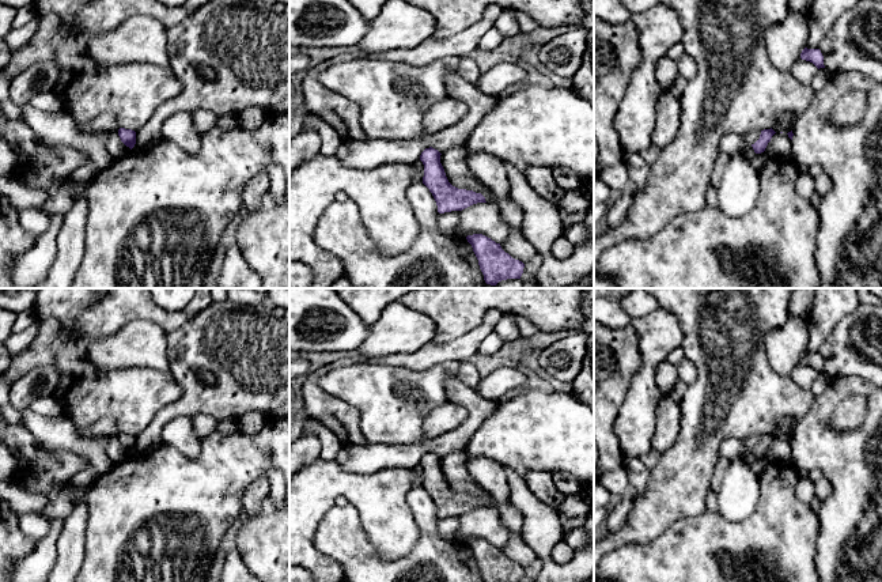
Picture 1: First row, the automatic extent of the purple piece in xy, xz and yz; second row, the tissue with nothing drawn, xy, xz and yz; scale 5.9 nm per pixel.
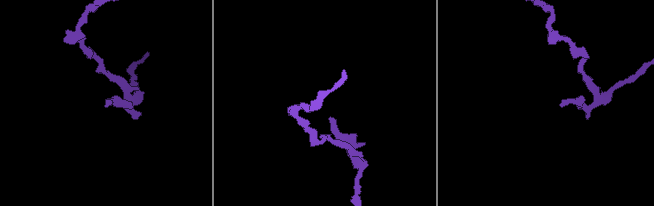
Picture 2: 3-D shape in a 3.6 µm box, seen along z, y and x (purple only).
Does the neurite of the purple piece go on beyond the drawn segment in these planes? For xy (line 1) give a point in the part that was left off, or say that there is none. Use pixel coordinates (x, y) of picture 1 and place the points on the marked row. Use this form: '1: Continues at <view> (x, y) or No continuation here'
1: No continuation here

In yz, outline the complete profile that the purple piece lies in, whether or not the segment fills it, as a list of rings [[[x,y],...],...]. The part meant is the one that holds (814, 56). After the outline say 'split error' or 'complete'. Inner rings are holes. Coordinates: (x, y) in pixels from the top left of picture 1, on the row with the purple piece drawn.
[[[805,48],[800,53],[800,58],[813,63],[818,69],[825,68],[824,56],[819,49]]]; complete

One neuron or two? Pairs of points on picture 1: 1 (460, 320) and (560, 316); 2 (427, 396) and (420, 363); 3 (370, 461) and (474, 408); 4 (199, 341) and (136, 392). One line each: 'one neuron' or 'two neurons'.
1: one neuron
2: two neurons
3: one neuron
4: two neurons

